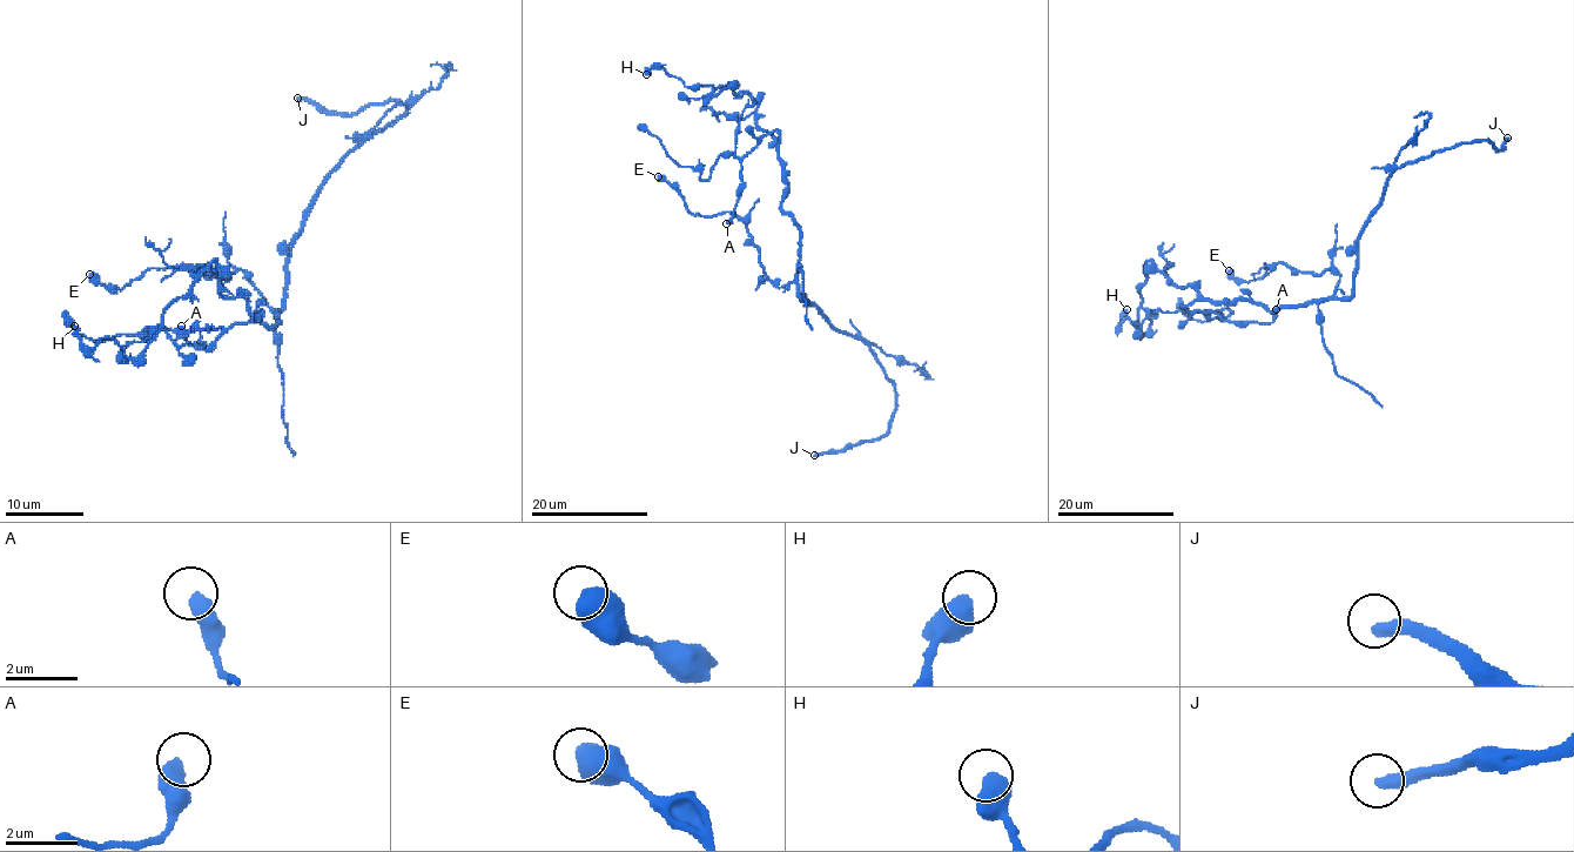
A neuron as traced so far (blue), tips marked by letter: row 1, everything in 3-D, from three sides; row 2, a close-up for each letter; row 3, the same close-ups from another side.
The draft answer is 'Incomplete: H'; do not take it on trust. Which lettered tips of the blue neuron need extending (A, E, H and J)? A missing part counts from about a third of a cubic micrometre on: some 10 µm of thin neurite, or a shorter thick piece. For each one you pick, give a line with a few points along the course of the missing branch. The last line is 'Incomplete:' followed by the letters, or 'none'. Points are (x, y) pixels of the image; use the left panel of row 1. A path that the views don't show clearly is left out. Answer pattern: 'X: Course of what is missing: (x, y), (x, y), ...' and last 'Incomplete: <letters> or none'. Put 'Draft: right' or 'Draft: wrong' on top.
Draft: wrong
Incomplete: J

